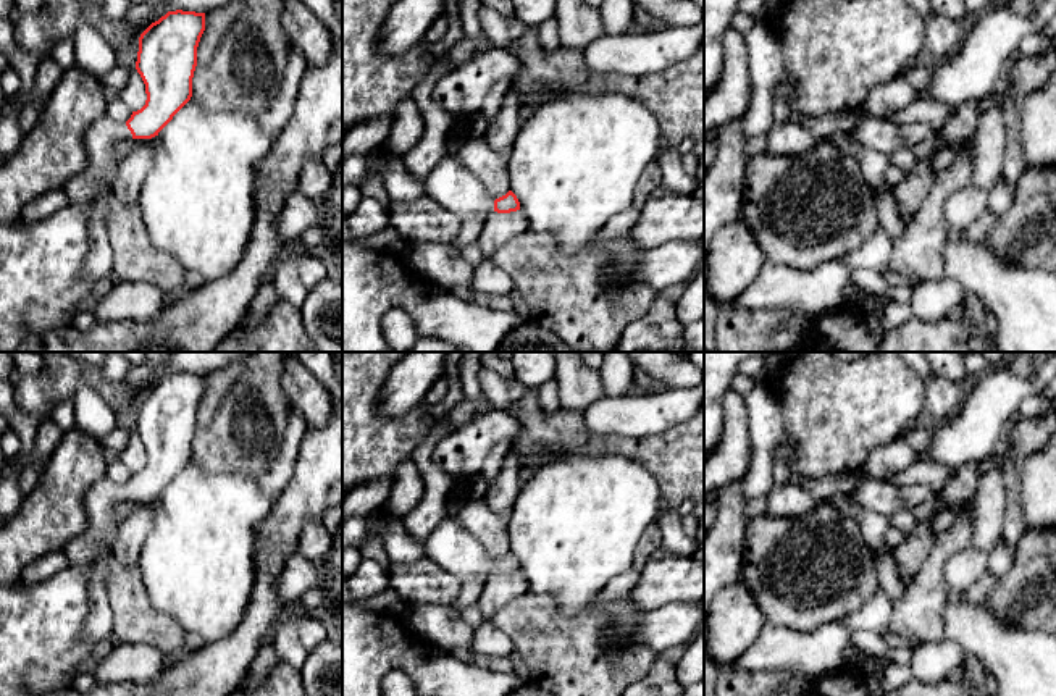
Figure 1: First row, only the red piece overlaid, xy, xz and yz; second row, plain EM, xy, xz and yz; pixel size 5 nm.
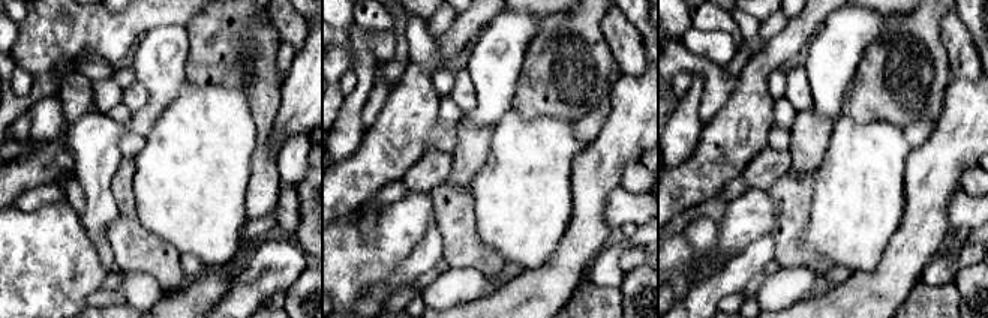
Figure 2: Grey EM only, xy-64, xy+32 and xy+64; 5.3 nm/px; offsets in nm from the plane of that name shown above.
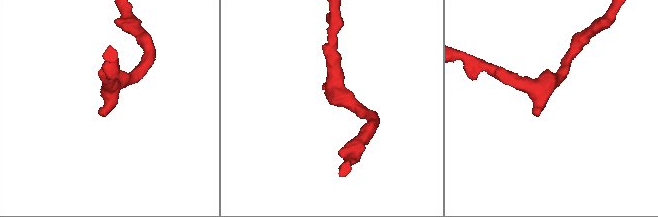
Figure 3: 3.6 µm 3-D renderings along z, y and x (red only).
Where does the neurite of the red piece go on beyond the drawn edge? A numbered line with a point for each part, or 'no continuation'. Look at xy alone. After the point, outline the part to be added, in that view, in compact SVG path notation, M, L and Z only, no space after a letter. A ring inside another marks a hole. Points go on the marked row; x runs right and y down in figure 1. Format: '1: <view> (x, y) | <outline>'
1: xy (99, 141) | M107 115L95 119L84 134L84 171L95 179L95 194L90 199L89 249L82 270L94 281L108 276L113 270L113 250L107 228L110 216L108 200L113 192L111 182L105 176L119 166L115 144L131 139L132 134L126 123L115 121Z

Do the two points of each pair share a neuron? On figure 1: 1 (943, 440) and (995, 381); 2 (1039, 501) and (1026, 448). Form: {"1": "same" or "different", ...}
{"1": "same", "2": "different"}

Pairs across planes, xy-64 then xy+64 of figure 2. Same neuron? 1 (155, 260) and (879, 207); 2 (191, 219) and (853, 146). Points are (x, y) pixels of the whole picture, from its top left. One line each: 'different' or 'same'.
1: different
2: same

